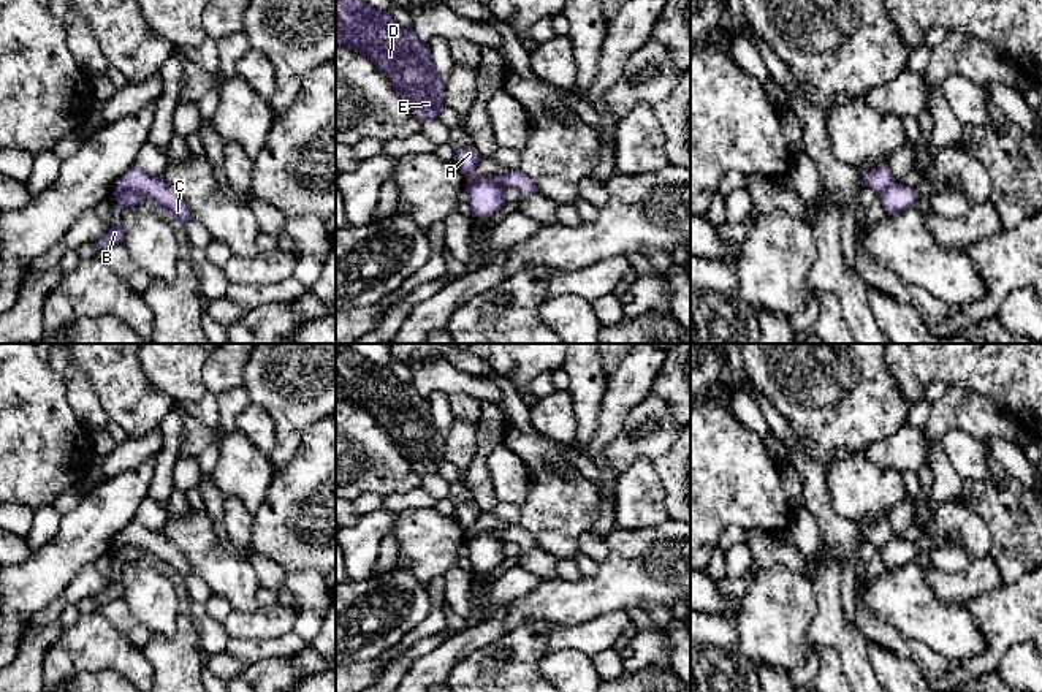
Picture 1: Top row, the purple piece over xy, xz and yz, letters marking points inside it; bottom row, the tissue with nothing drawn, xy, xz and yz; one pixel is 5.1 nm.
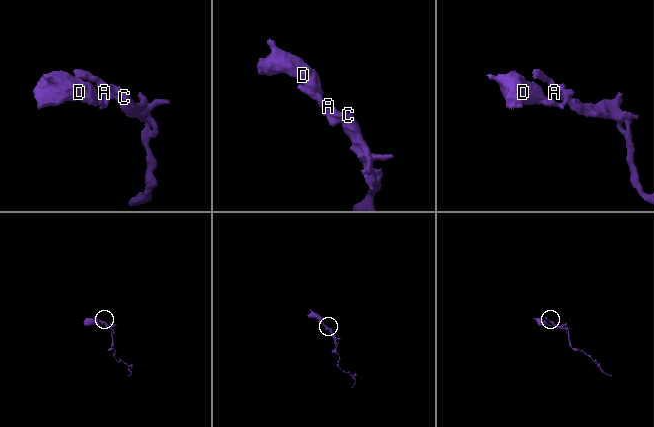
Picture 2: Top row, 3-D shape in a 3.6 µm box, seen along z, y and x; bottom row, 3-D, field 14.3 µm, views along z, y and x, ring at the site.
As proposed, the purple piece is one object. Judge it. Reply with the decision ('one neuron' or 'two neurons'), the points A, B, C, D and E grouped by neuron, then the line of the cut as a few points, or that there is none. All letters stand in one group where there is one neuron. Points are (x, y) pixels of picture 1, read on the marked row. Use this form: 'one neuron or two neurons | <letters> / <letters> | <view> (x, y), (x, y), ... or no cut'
two neurons | A C / B D E | xy (116, 189), (125, 189), (144, 197)

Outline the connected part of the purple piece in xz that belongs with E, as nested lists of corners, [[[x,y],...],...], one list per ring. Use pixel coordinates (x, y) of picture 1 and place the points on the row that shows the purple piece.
[[[336,0],[336,44],[348,46],[367,57],[390,79],[416,119],[439,119],[445,84],[434,68],[429,46],[412,30],[399,25],[390,13],[375,10],[363,0]]]

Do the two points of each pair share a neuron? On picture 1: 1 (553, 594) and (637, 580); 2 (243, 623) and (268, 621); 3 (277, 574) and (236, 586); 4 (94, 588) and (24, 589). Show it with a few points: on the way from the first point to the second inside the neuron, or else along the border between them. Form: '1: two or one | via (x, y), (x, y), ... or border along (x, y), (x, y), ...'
1: one | via (574, 594), (608, 591), (616, 586)
2: one | via (249, 623), (262, 623)
3: two | border along (247, 559), (262, 586)
4: two | border along (94, 562), (87, 564), (60, 594), (38, 612)

